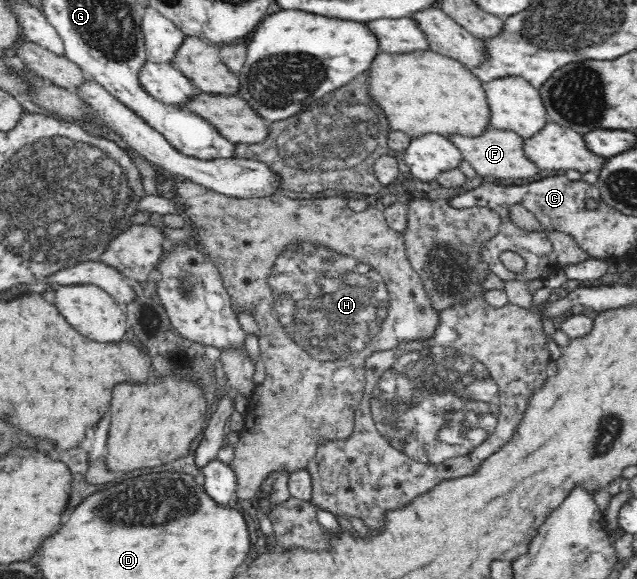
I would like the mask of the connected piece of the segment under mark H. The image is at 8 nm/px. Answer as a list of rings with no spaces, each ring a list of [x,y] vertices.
[[[178,176],[174,182],[175,195],[184,209],[184,216],[191,219],[192,238],[197,244],[207,249],[207,256],[215,264],[223,279],[223,286],[231,298],[231,308],[235,315],[246,313],[258,322],[260,335],[260,358],[265,366],[265,380],[256,386],[248,407],[243,413],[244,425],[239,431],[240,438],[234,452],[230,467],[237,479],[236,496],[239,500],[254,499],[261,484],[271,473],[294,473],[307,468],[310,459],[316,454],[321,444],[330,441],[344,440],[353,433],[354,411],[359,407],[366,390],[365,362],[372,351],[387,351],[401,342],[425,340],[431,338],[440,322],[439,312],[426,297],[421,278],[412,269],[408,261],[404,233],[395,231],[385,220],[381,206],[374,202],[364,211],[355,212],[349,208],[347,198],[339,193],[335,196],[313,199],[291,199],[279,193],[264,198],[238,198],[207,189]]]

